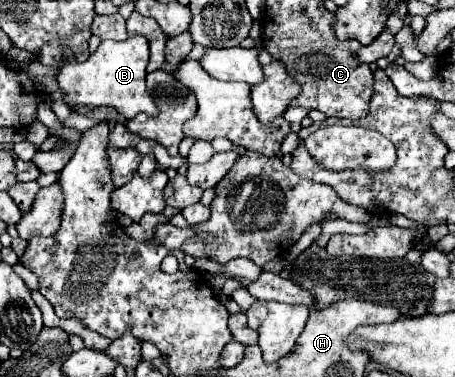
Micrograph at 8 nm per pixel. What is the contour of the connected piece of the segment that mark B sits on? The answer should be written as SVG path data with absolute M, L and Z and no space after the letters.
M133 35L125 41L101 41L95 53L89 55L83 63L67 63L59 71L57 83L67 93L67 105L87 105L87 107L115 107L123 117L133 119L137 113L153 115L157 113L155 103L151 101L145 89L145 75L147 75L147 37Z

